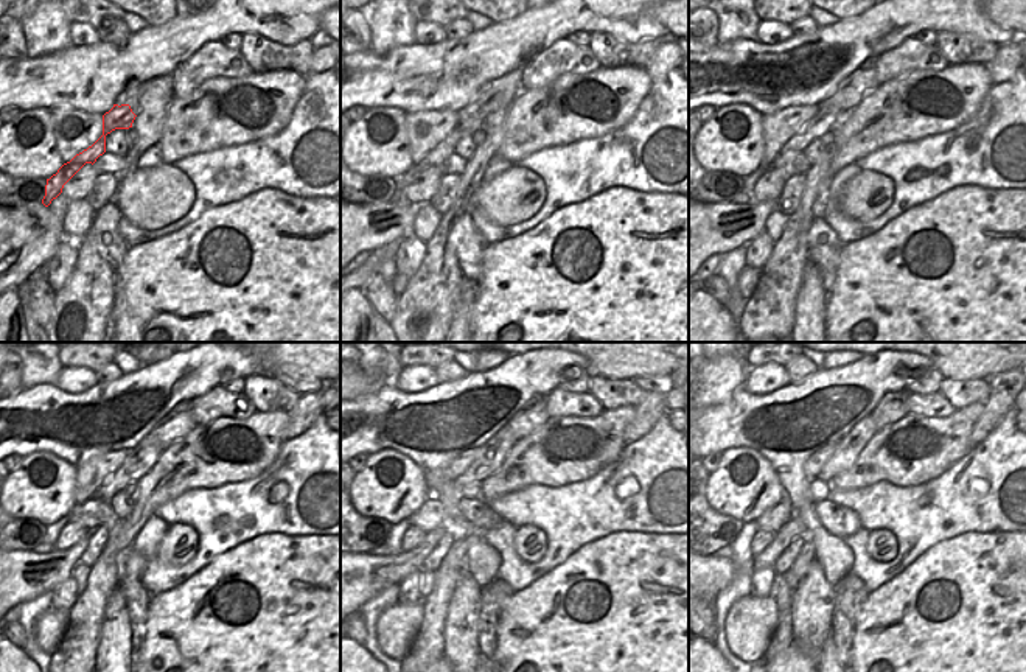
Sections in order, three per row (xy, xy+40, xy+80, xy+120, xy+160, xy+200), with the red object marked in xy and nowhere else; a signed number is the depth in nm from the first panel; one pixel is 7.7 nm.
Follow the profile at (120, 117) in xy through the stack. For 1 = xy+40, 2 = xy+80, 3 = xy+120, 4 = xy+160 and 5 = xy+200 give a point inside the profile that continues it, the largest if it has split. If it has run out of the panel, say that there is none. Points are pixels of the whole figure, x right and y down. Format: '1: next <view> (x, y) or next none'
1: next xy+40 (470, 118)
2: next xy+80 (823, 122)
3: next xy+120 (140, 461)
4: next xy+160 (496, 450)
5: next xy+200 (857, 437)

